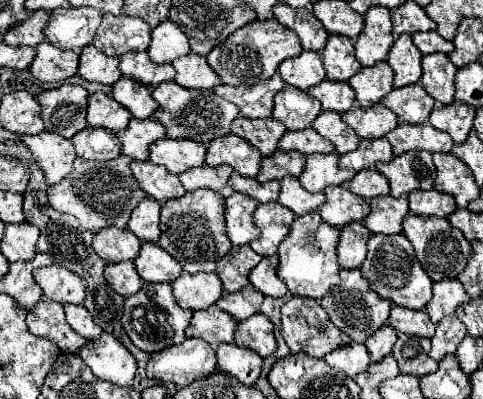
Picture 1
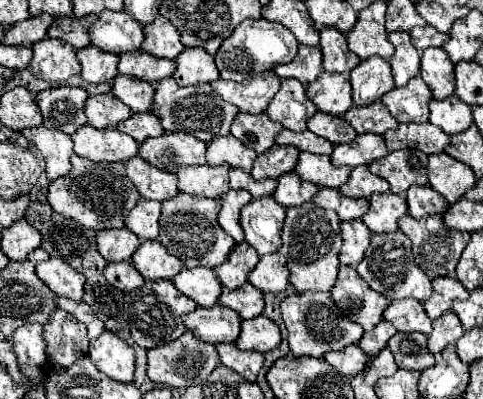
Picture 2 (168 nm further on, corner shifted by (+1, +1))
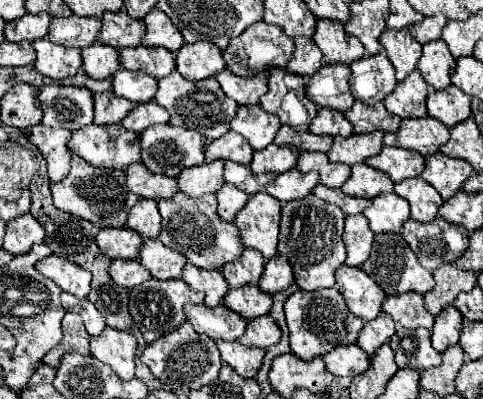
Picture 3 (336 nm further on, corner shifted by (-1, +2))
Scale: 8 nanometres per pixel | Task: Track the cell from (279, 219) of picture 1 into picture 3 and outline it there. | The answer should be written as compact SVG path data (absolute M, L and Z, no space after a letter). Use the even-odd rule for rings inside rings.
M266 192L252 194L248 204L236 214L234 224L240 228L240 236L246 248L256 248L266 260L276 254L278 244L280 202Z

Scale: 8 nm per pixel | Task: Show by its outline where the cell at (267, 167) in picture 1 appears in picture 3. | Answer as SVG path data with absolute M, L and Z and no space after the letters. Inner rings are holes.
M272 142L264 150L254 152L250 168L254 174L264 174L264 172L282 174L296 166L298 156L300 156L300 150L296 146L278 146Z

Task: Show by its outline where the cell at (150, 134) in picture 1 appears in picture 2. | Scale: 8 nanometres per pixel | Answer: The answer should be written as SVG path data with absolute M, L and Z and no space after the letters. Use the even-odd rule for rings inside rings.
M134 113L126 121L116 125L118 131L130 135L138 145L150 137L158 137L164 133L160 119L154 113Z

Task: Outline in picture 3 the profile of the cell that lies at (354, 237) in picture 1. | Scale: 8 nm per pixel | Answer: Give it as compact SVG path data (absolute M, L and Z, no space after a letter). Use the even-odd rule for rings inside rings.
M362 214L346 216L346 228L342 234L342 240L346 244L346 264L348 266L362 266L362 262L368 258L374 234L368 228L368 220Z

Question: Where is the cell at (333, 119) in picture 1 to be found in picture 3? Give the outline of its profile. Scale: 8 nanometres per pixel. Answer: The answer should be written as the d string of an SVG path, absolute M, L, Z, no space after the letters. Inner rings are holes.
M320 108L318 116L314 118L310 126L312 134L324 134L324 136L352 136L354 128L346 120L346 116L332 108Z

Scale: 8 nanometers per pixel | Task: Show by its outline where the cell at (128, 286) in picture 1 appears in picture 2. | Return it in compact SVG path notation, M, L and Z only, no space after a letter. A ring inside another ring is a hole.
M130 261L126 263L108 263L104 269L104 277L110 285L114 285L120 291L136 291L144 285L142 275L134 269Z

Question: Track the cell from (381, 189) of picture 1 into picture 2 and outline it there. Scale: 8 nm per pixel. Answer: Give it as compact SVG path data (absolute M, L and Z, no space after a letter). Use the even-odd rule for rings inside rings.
M356 167L350 173L350 179L340 187L342 195L346 197L370 197L374 193L386 193L388 191L388 183L374 175L368 167Z

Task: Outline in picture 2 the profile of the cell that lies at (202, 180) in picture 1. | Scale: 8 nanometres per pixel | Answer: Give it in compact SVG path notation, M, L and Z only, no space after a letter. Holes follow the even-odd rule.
M200 165L200 167L182 167L178 175L178 189L182 193L192 193L192 195L204 195L204 197L214 197L220 199L222 195L228 193L228 169L230 165Z

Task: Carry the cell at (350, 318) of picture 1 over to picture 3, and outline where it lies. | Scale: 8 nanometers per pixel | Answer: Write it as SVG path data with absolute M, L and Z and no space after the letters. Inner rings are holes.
M342 264L336 270L336 288L342 290L350 312L358 318L368 322L380 314L386 294L362 268Z

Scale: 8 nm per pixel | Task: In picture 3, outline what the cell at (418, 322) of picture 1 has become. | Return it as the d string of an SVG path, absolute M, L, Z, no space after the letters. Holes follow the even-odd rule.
M404 292L396 296L388 296L382 304L382 310L392 316L392 320L404 328L428 328L434 326L434 316L424 308L424 300L416 292Z

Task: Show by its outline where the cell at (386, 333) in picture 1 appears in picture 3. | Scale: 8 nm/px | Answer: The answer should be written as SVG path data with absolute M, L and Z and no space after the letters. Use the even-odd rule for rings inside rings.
M380 312L378 318L370 320L364 324L364 328L360 330L360 336L358 336L358 344L368 352L368 354L374 354L378 346L390 342L392 334L396 332L396 326L394 326L394 320Z

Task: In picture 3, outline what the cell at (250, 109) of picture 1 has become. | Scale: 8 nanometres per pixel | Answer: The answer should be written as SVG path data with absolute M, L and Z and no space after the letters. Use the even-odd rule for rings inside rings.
M228 68L220 70L216 74L216 80L220 82L224 94L238 104L258 104L260 96L268 90L266 74L254 74L254 76L236 76Z

